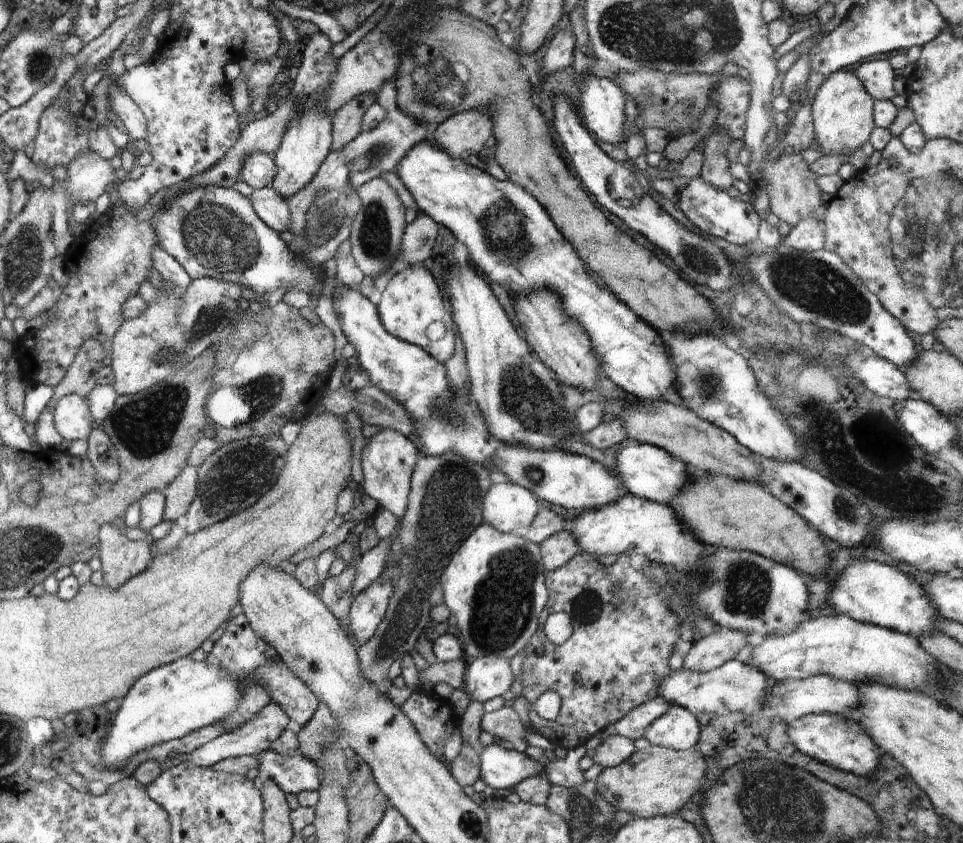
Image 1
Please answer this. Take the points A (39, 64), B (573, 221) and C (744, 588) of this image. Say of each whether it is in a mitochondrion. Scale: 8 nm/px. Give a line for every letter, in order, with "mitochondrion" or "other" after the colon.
A: mitochondrion
B: other
C: mitochondrion

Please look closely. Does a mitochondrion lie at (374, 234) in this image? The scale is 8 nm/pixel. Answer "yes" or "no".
yes

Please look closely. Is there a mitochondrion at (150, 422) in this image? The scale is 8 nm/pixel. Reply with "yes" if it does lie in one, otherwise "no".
yes

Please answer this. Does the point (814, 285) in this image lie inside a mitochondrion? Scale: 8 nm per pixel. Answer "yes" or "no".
yes

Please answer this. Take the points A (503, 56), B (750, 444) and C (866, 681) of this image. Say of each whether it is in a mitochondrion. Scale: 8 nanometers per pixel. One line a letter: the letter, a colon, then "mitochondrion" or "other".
A: other
B: other
C: other

